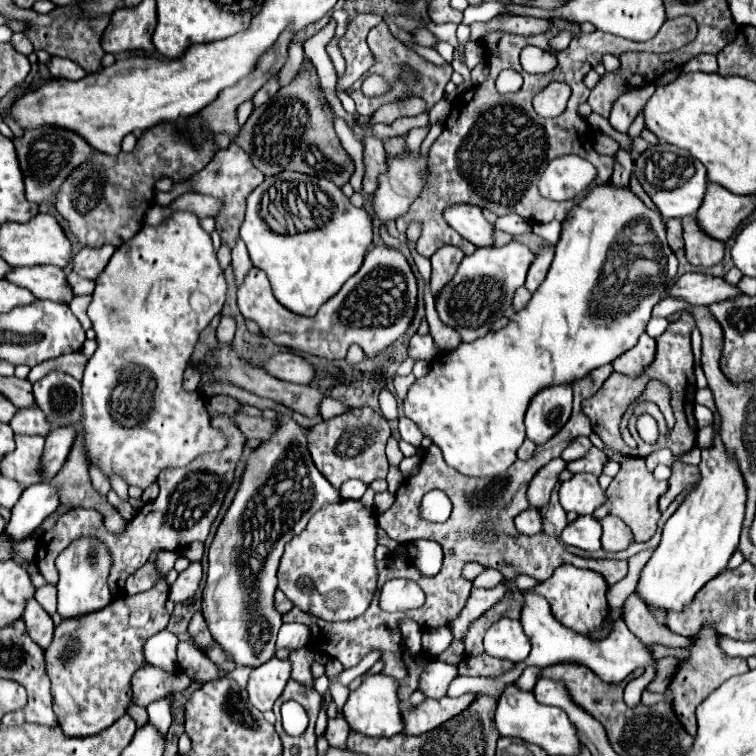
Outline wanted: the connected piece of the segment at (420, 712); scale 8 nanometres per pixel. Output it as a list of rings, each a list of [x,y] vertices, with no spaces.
[[[464,693],[456,699],[452,697],[442,697],[438,701],[424,699],[418,707],[410,709],[410,713],[404,713],[404,733],[422,735],[426,731],[432,731],[438,725],[446,723],[448,719],[460,715],[460,711],[468,709],[472,699],[476,699],[476,693]]]

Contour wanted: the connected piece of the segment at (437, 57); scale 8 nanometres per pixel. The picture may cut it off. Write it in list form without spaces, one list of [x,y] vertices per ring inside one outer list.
[[[414,43],[406,44],[406,46],[435,65],[443,65],[444,63],[447,63],[444,58],[432,47],[423,47]]]

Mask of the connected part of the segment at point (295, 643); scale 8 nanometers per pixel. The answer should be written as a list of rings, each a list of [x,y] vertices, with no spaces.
[[[284,623],[280,627],[280,633],[278,633],[278,641],[276,641],[276,651],[278,649],[300,649],[300,647],[306,647],[308,645],[308,639],[310,639],[310,633],[308,633],[308,627],[306,625],[300,625],[300,623]]]

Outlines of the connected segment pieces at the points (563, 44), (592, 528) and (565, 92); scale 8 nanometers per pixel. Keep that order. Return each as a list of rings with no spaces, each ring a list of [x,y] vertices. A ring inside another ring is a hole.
[[[562,31],[550,41],[550,46],[553,51],[564,50],[569,45],[571,38],[570,33]]]
[[[592,515],[578,517],[560,535],[562,543],[578,547],[578,549],[584,549],[584,551],[598,551],[598,549],[602,549],[600,537],[602,537],[602,525]]]
[[[550,83],[534,97],[534,109],[542,117],[558,117],[568,103],[570,87],[566,83]]]

